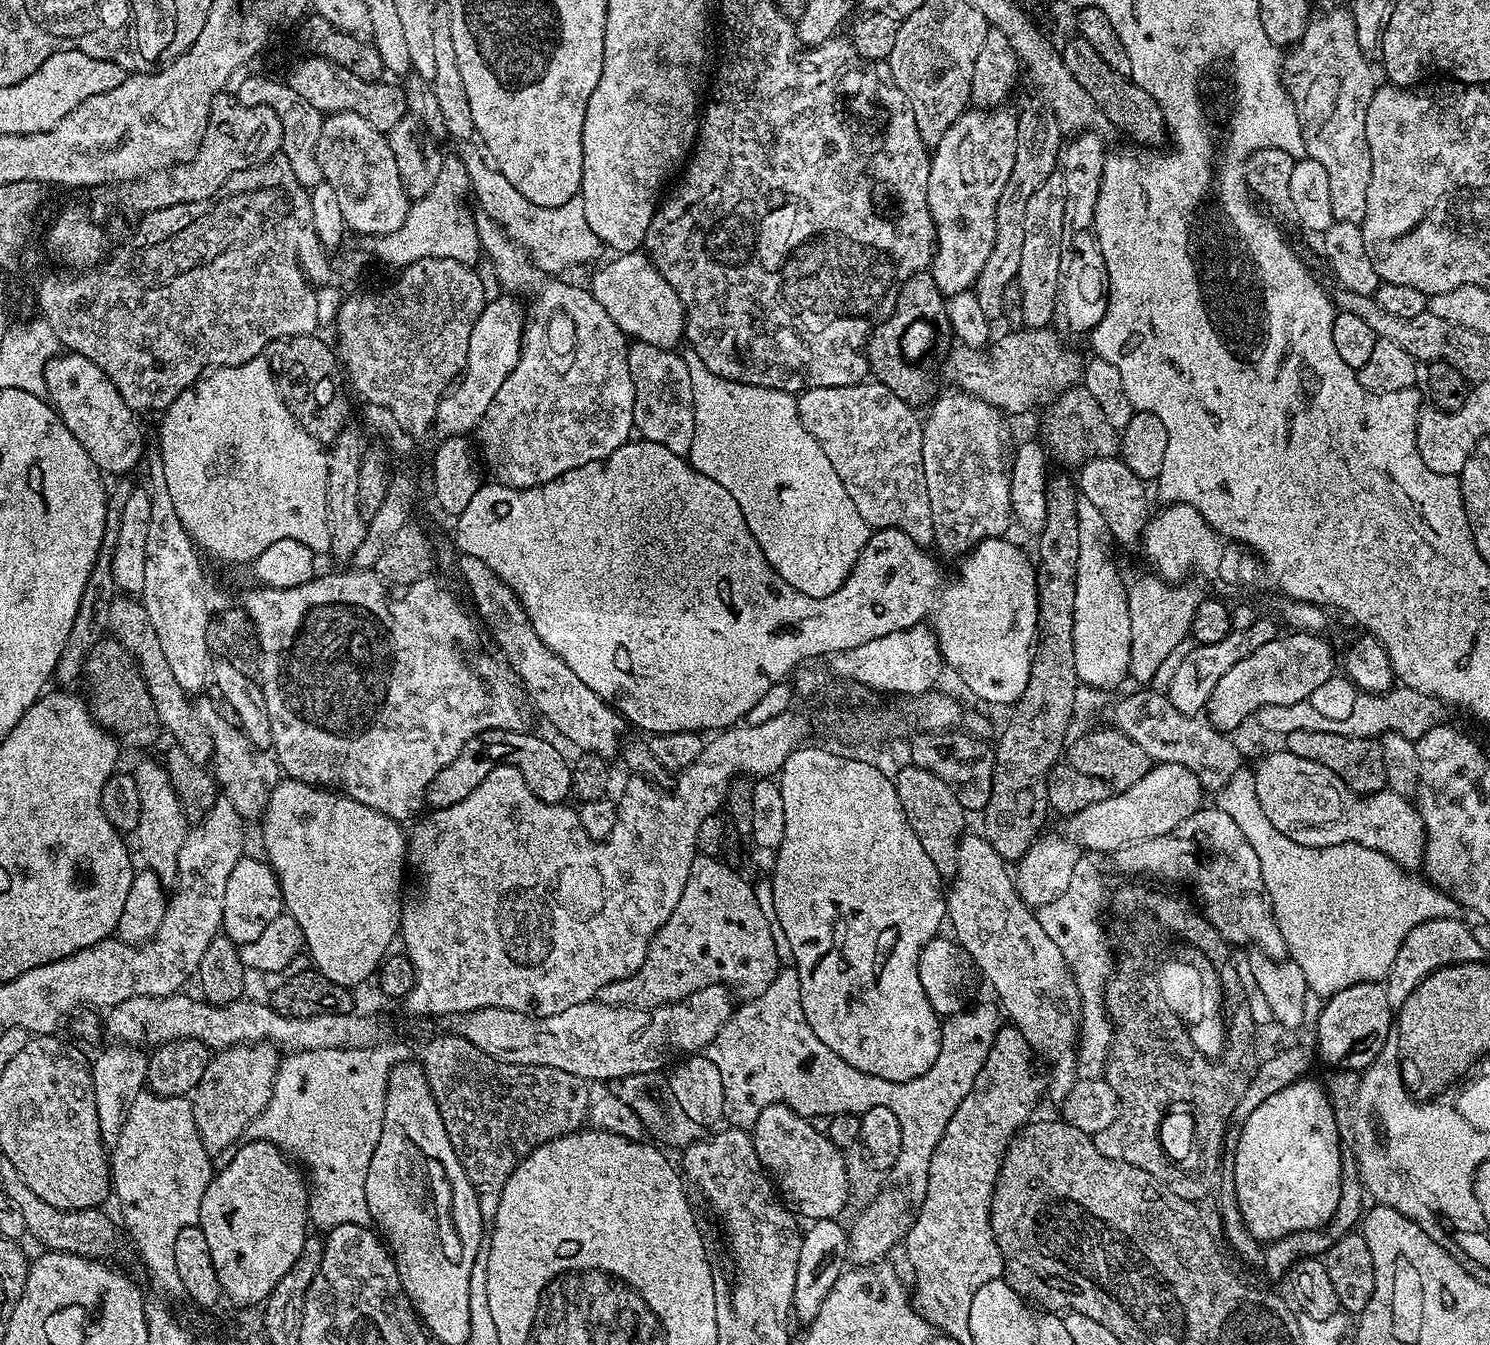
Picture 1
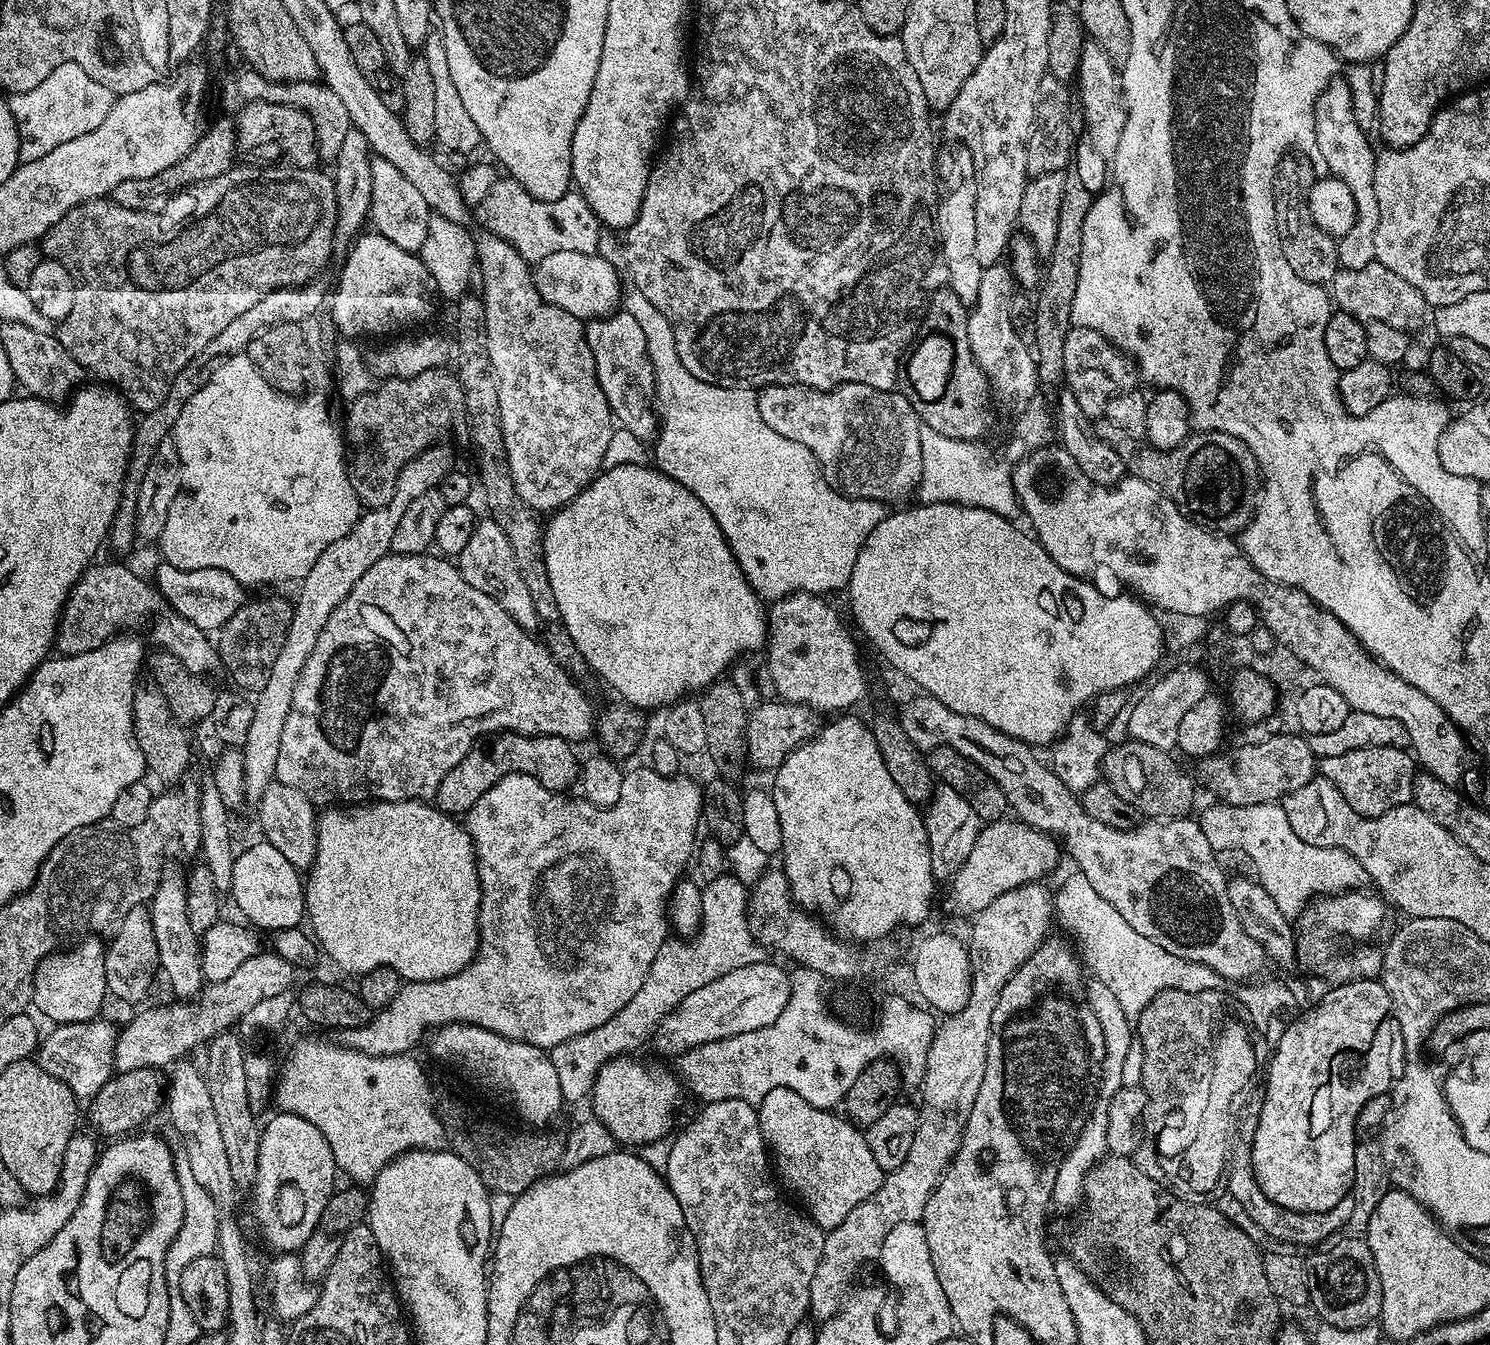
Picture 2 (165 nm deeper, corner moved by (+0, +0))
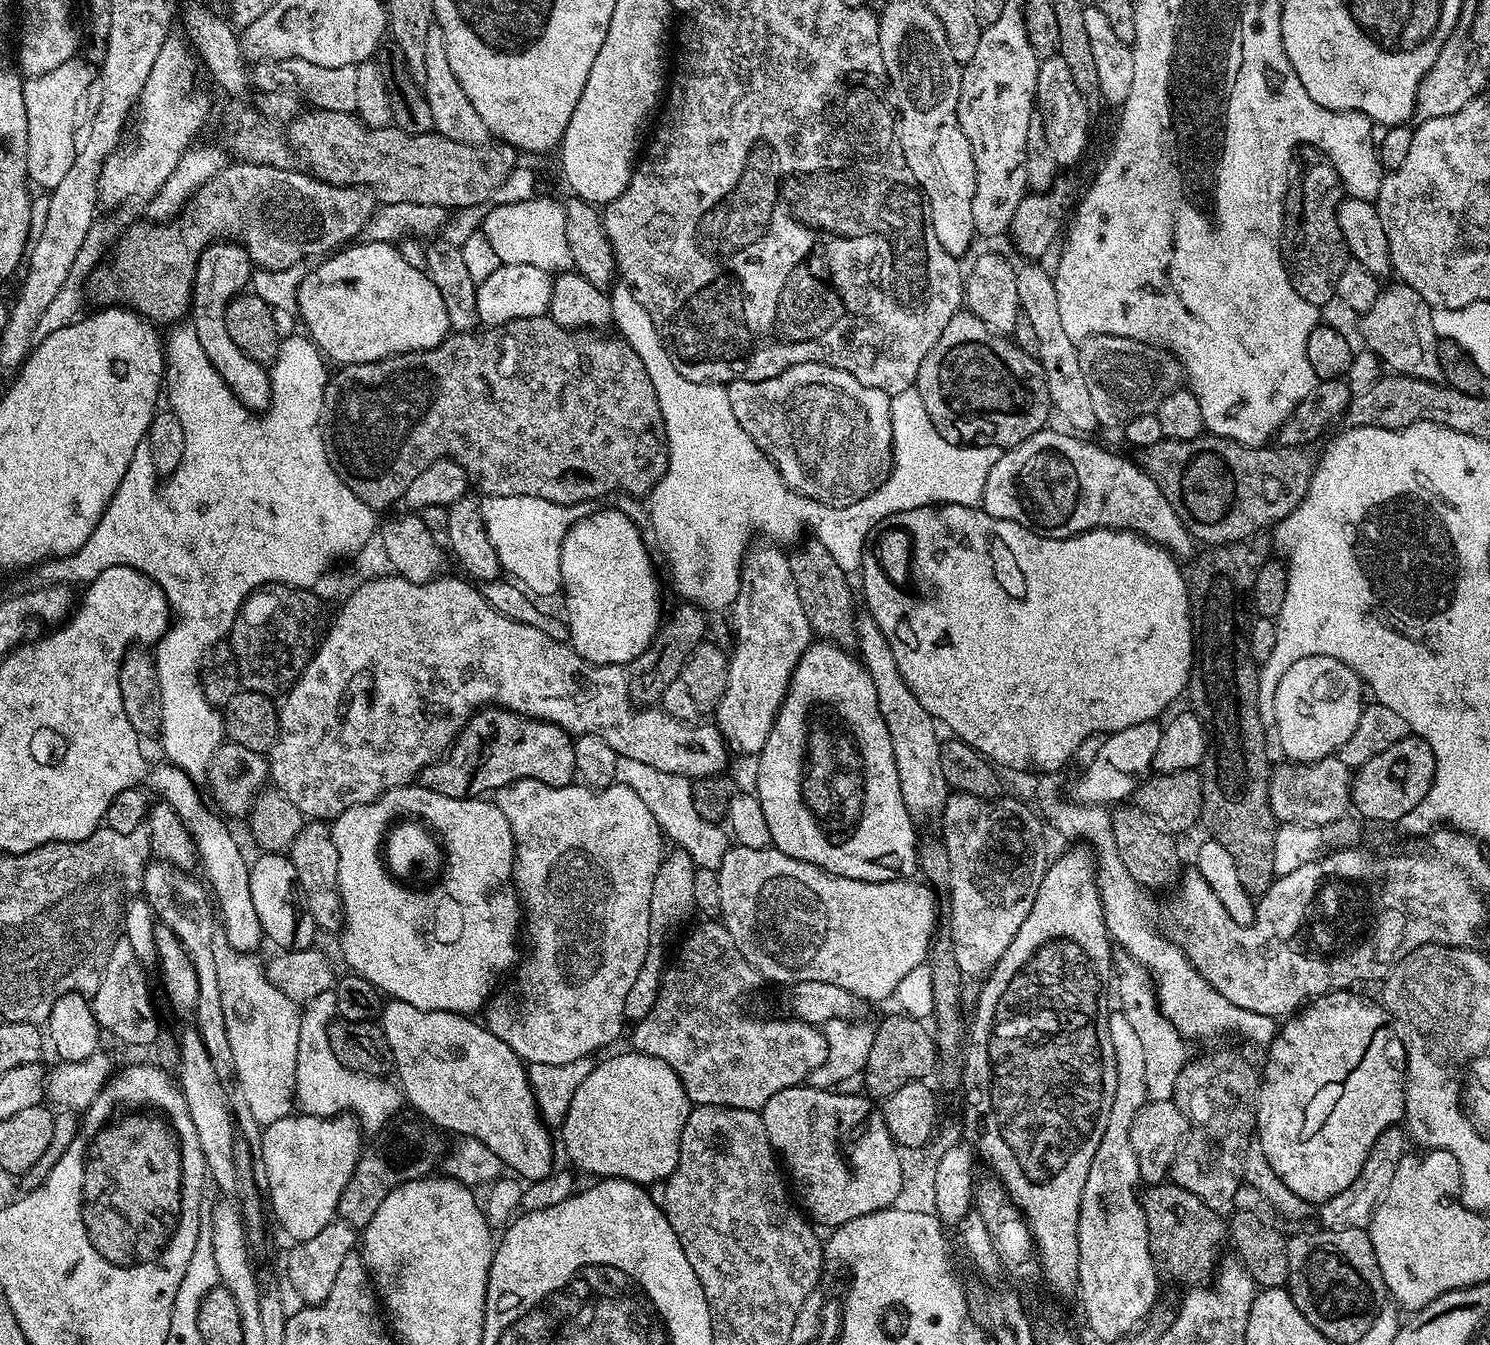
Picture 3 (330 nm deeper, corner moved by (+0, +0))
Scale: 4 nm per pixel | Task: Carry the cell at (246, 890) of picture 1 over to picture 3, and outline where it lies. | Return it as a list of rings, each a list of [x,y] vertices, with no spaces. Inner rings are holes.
[[[265,852],[257,855],[257,860],[251,861],[248,870],[248,881],[250,882],[250,898],[254,898],[254,911],[258,913],[258,922],[262,922],[262,930],[269,941],[273,940],[280,950],[289,952],[301,952],[313,947],[317,943],[318,929],[314,922],[314,914],[304,901],[304,891],[300,889],[298,882],[298,870],[294,870],[291,859],[287,855],[279,852]]]

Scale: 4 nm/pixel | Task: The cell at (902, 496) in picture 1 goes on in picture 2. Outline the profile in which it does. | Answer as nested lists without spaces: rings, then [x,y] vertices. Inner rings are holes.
[[[775,384],[759,389],[756,401],[762,422],[770,430],[778,430],[782,438],[802,442],[820,463],[828,483],[845,496],[862,500],[900,500],[921,487],[922,438],[921,423],[910,402],[898,390],[883,392],[865,384],[840,384],[837,388],[807,388],[801,384]]]

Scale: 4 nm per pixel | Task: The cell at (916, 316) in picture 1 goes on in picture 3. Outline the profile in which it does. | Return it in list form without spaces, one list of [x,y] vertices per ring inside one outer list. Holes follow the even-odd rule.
[[[967,310],[956,312],[954,318],[950,318],[946,330],[942,330],[942,338],[938,338],[930,354],[926,354],[914,387],[922,398],[922,406],[926,406],[926,414],[930,414],[930,422],[934,422],[934,430],[951,444],[989,444],[1001,450],[1014,448],[1034,433],[1045,431],[1047,424],[1044,423],[1054,412],[1040,361],[1020,351],[1011,339],[994,335],[982,318]]]

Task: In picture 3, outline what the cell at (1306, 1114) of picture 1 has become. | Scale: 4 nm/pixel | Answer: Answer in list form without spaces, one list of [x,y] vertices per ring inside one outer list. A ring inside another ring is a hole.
[[[1337,990],[1327,992],[1324,996],[1317,996],[1307,1006],[1299,1009],[1295,1014],[1289,1015],[1279,1025],[1270,1044],[1267,1045],[1268,1061],[1263,1061],[1264,1078],[1262,1080],[1260,1108],[1257,1110],[1256,1129],[1262,1134],[1266,1141],[1266,1150],[1268,1151],[1268,1169],[1278,1174],[1298,1198],[1307,1200],[1313,1206],[1319,1206],[1324,1201],[1342,1194],[1358,1178],[1359,1171],[1362,1170],[1363,1163],[1366,1162],[1366,1156],[1370,1152],[1371,1146],[1375,1140],[1388,1127],[1399,1125],[1404,1118],[1404,1081],[1405,1073],[1388,1057],[1388,1047],[1394,1044],[1394,1021],[1388,1015],[1388,1009],[1383,1003],[1372,1000],[1363,1000],[1360,996],[1355,996],[1352,990]]]

